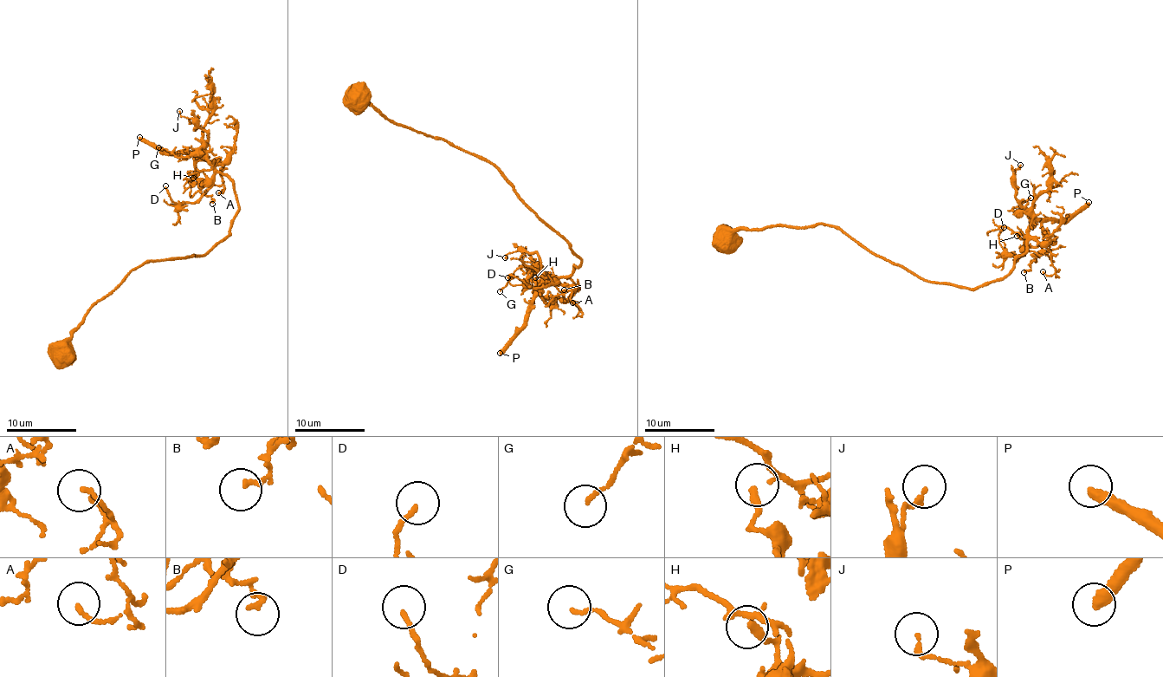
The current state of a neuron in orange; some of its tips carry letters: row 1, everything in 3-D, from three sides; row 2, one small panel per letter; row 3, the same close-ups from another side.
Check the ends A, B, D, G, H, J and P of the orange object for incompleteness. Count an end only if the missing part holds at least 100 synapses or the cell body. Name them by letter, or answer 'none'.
P

